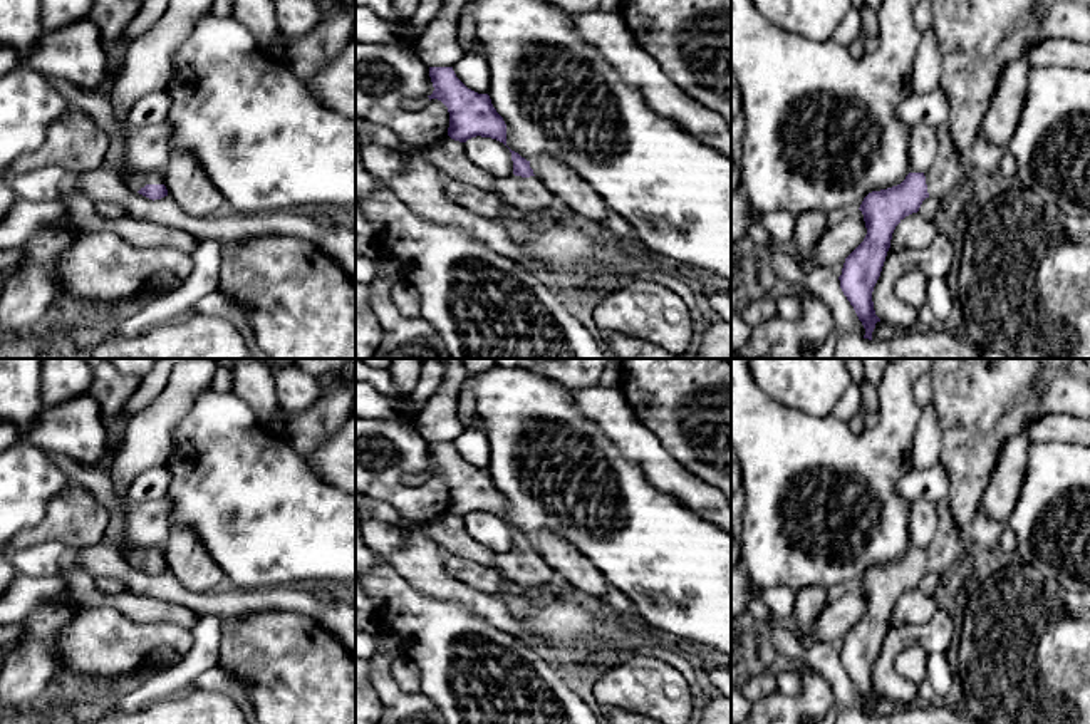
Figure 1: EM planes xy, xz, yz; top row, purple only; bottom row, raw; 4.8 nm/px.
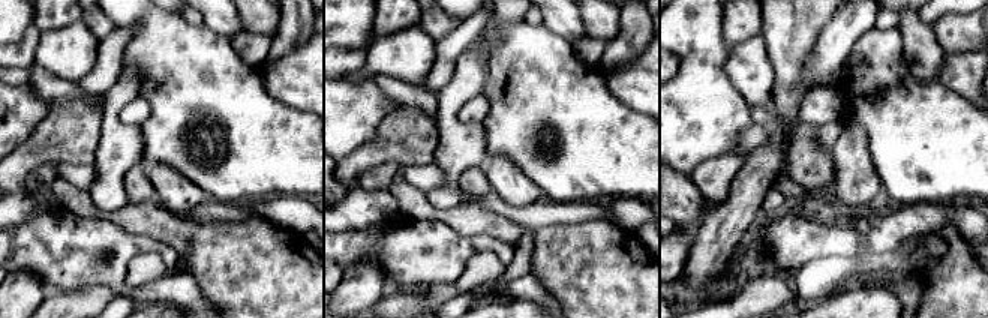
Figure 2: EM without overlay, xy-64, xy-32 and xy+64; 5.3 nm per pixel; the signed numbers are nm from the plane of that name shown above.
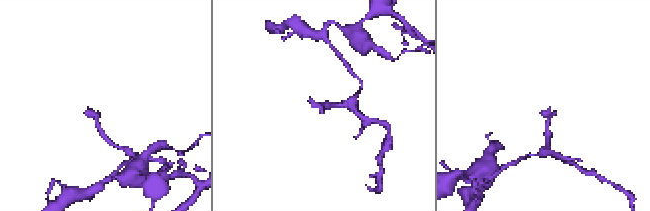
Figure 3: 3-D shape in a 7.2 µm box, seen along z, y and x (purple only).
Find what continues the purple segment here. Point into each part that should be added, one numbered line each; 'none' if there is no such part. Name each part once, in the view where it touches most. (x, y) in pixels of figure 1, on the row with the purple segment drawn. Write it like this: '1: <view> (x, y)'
1: xy (98, 104)

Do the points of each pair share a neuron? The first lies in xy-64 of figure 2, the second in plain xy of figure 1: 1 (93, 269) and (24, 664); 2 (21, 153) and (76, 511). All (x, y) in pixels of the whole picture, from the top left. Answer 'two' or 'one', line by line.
1: two
2: one

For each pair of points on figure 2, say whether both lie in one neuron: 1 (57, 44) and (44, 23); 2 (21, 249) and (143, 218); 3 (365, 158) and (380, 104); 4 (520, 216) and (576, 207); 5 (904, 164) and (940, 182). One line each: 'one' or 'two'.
1: two
2: two
3: two
4: one
5: one

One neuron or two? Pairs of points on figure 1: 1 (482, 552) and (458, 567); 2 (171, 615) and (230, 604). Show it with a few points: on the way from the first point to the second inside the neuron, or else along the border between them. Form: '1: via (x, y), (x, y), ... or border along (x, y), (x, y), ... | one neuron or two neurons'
1: border along (443, 550), (485, 563) | two neurons
2: border along (155, 595), (175, 600), (198, 615) | two neurons

